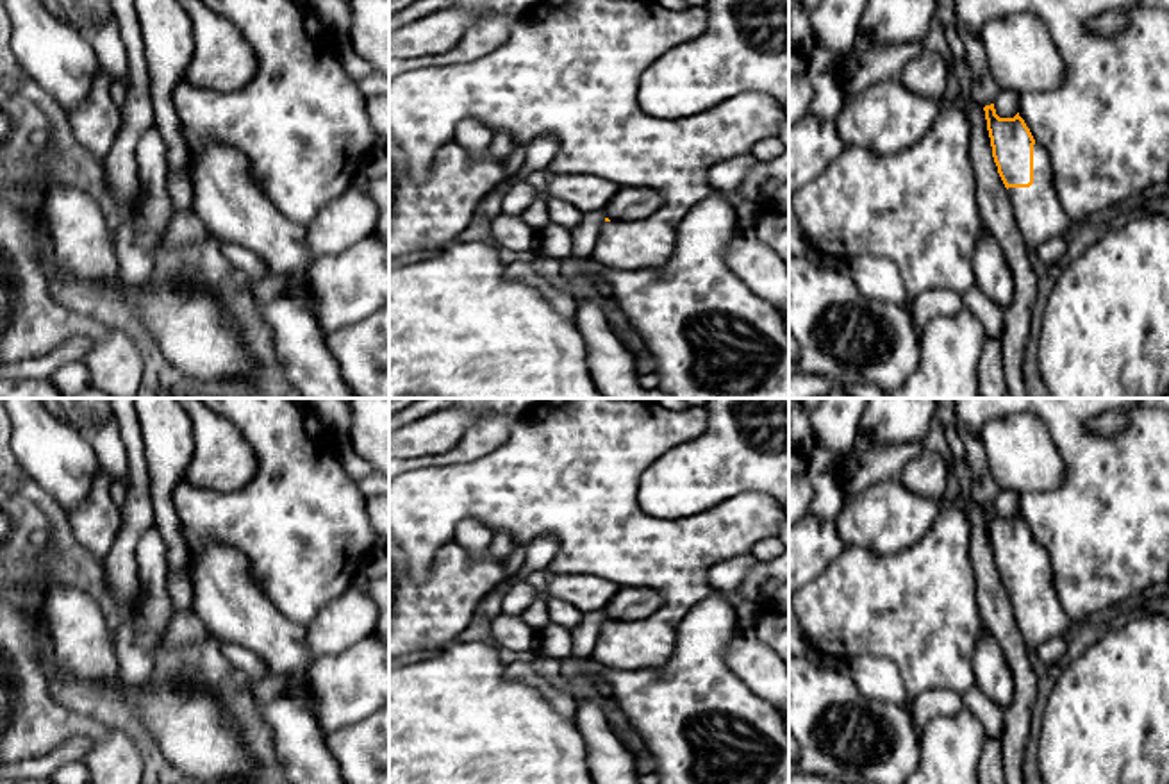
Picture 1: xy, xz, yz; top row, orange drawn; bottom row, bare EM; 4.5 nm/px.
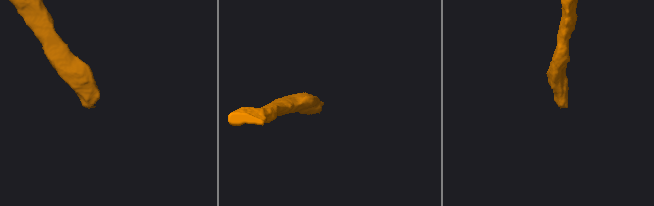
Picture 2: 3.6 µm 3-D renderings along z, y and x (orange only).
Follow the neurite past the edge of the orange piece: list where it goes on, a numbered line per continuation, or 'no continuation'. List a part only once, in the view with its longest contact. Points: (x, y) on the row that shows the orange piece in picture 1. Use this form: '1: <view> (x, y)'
1: yz (1039, 215)

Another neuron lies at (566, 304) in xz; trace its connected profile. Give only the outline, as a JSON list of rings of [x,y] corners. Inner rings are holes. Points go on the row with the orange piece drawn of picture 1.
[[[516,261],[507,264],[503,273],[505,279],[521,280],[537,289],[562,316],[576,316],[580,302],[564,286],[553,282],[539,264]]]

